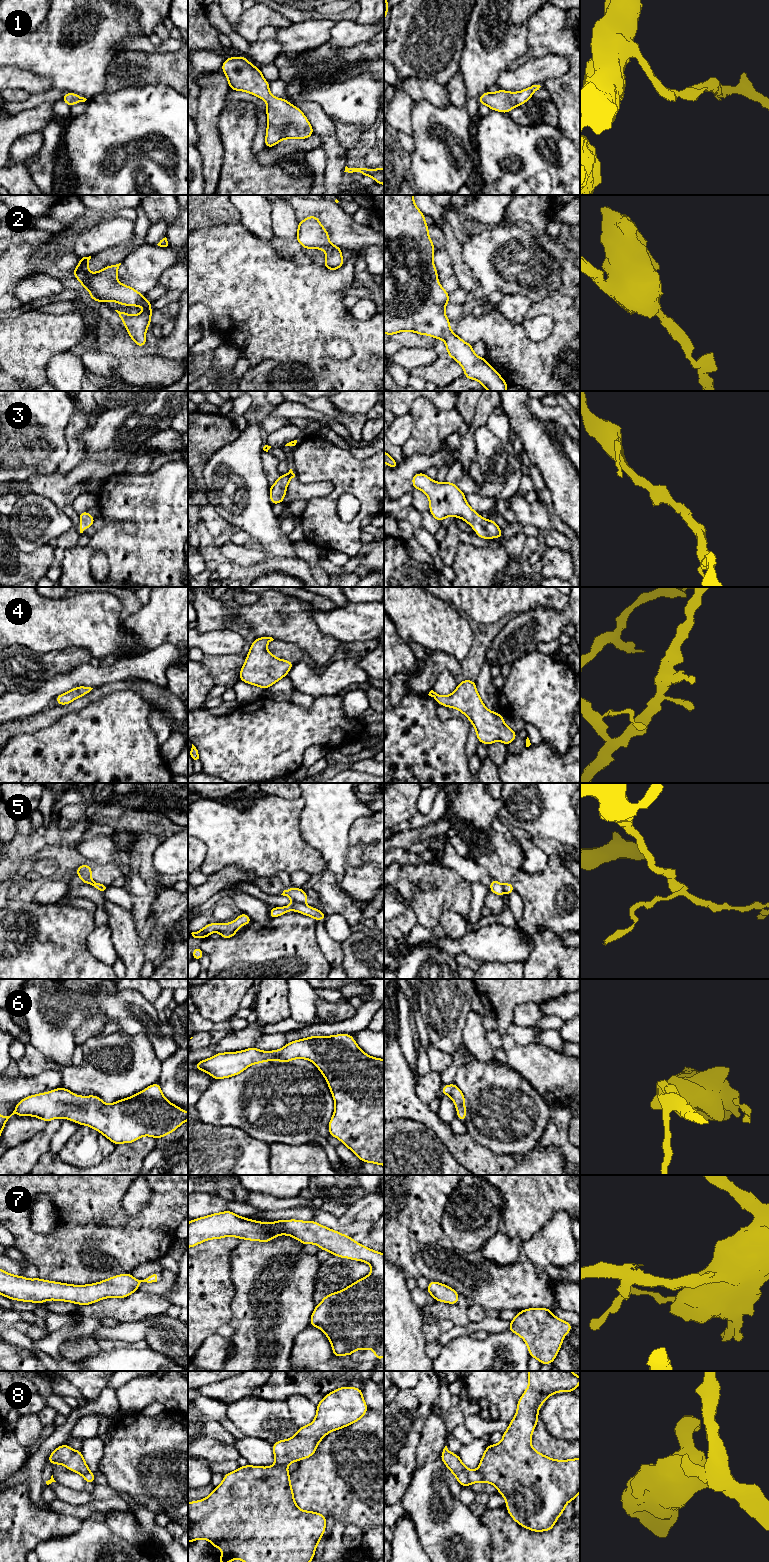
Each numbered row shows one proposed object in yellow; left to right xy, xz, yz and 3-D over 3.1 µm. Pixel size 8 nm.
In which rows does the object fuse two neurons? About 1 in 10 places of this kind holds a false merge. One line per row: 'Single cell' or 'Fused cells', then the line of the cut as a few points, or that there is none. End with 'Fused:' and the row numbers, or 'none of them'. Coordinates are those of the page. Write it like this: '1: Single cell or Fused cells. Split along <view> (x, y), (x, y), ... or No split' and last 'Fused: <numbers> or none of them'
1: Single cell. No split
2: Single cell. No split
3: Single cell. No split
4: Single cell. No split
5: Fused cells. Split along xz (295, 901), (303, 903)
6: Single cell. No split
7: Single cell. No split
8: Single cell. No split
Fused: 5

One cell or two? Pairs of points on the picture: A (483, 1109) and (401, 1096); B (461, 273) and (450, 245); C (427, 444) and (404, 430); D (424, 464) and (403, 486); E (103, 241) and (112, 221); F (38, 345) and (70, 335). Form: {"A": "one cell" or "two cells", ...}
{"A": "two cells", "B": "one cell", "C": "two cells", "D": "one cell", "E": "one cell", "F": "one cell"}

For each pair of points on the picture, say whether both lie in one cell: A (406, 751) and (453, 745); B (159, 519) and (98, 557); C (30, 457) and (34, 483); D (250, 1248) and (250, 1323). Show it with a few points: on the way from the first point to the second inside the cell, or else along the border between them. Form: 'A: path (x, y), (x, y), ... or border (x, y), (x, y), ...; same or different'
A: path (418, 751), (433, 745), (441, 745); same
B: border (94, 550), (100, 550), (106, 556), (108, 576); different
C: border (55, 471), (49, 474), (33, 474), (25, 481); different
D: path (250, 1267), (250, 1287), (246, 1293), (247, 1304); same

